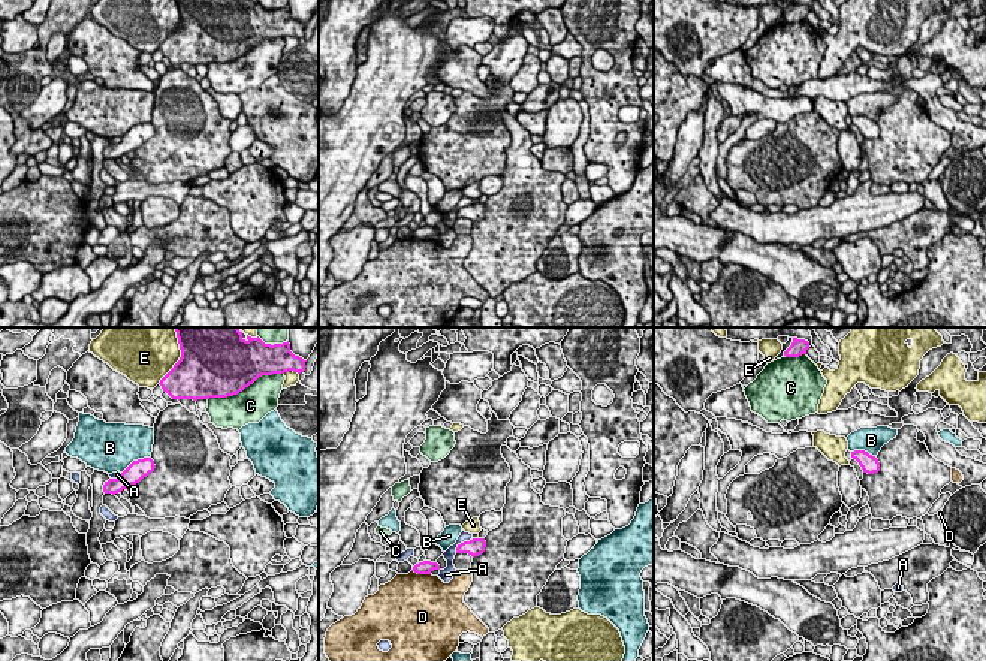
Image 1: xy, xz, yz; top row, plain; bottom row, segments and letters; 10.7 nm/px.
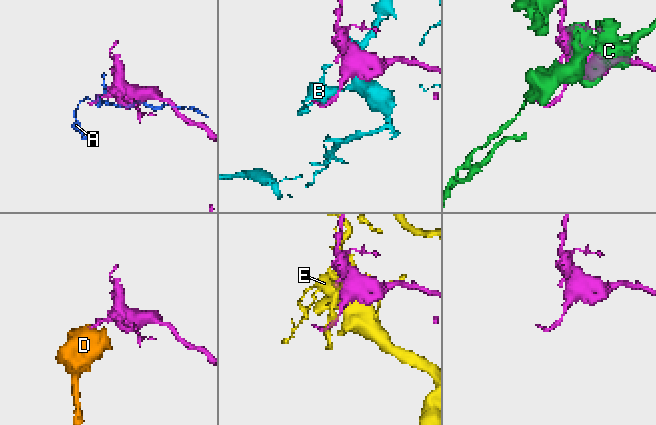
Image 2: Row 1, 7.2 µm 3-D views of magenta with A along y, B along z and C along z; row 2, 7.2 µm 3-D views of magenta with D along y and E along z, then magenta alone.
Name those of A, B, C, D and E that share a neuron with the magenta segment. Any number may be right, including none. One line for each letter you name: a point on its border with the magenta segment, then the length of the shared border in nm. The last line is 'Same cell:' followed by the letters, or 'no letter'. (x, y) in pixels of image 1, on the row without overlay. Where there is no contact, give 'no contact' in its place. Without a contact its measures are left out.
Same cell: no letter

